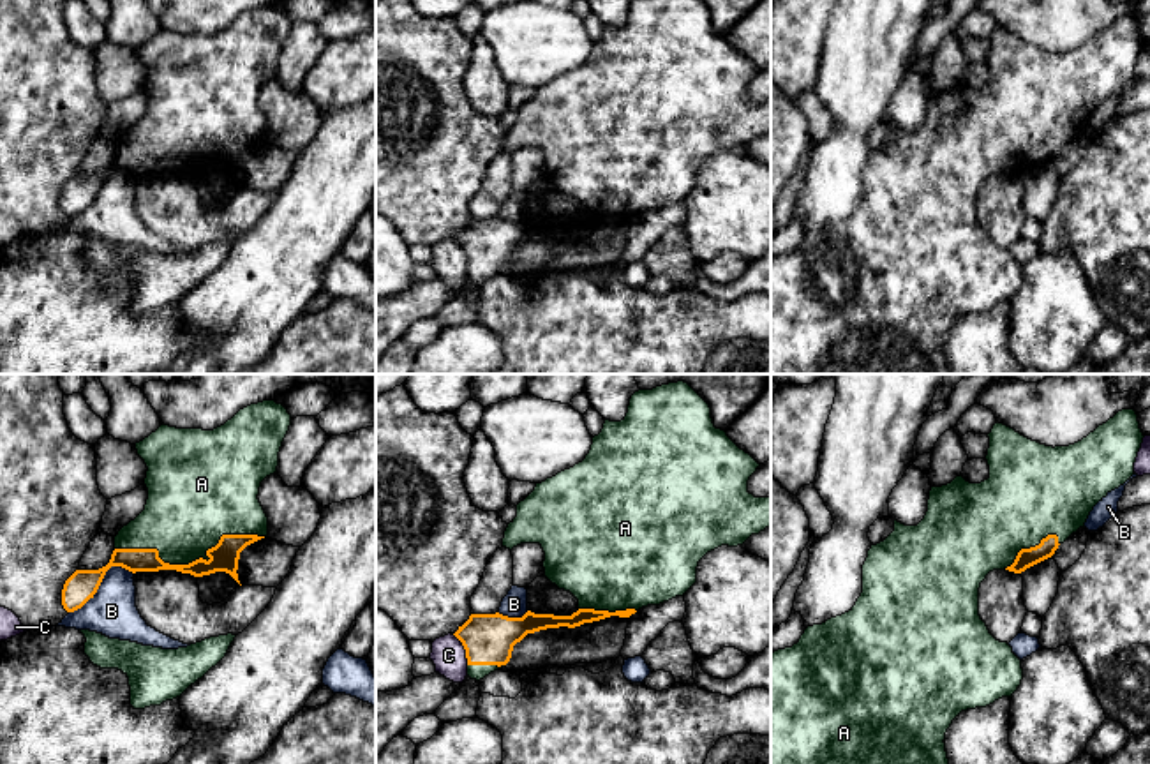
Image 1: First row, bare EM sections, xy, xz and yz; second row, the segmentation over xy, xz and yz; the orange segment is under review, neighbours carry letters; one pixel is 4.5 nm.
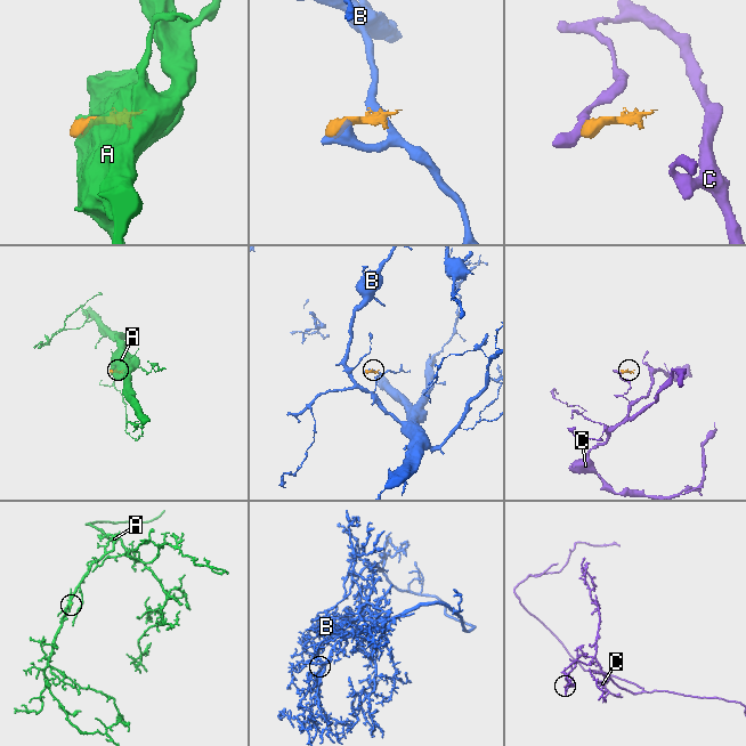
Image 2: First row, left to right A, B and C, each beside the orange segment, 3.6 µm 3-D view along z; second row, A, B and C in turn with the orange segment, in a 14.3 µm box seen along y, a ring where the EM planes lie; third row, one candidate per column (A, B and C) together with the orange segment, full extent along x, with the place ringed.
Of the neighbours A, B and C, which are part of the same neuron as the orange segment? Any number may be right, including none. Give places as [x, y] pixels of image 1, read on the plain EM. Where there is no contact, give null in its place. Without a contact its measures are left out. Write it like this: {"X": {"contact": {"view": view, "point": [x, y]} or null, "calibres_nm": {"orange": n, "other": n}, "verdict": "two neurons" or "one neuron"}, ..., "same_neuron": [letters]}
{"A": {"contact": {"view": "xy", "point": [193, 166]}, "calibres_nm": {"orange": 130, "other": 400}, "verdict": "one neuron"}, "B": {"contact": {"view": "xy", "point": [101, 186]}, "calibres_nm": {"orange": 140, "other": 220}, "verdict": "two neurons"}, "C": {"contact": {"view": "xz", "point": [464, 253]}, "calibres_nm": {"orange": 240, "other": 160}, "verdict": "two neurons"}, "same_neuron": ["A"]}

